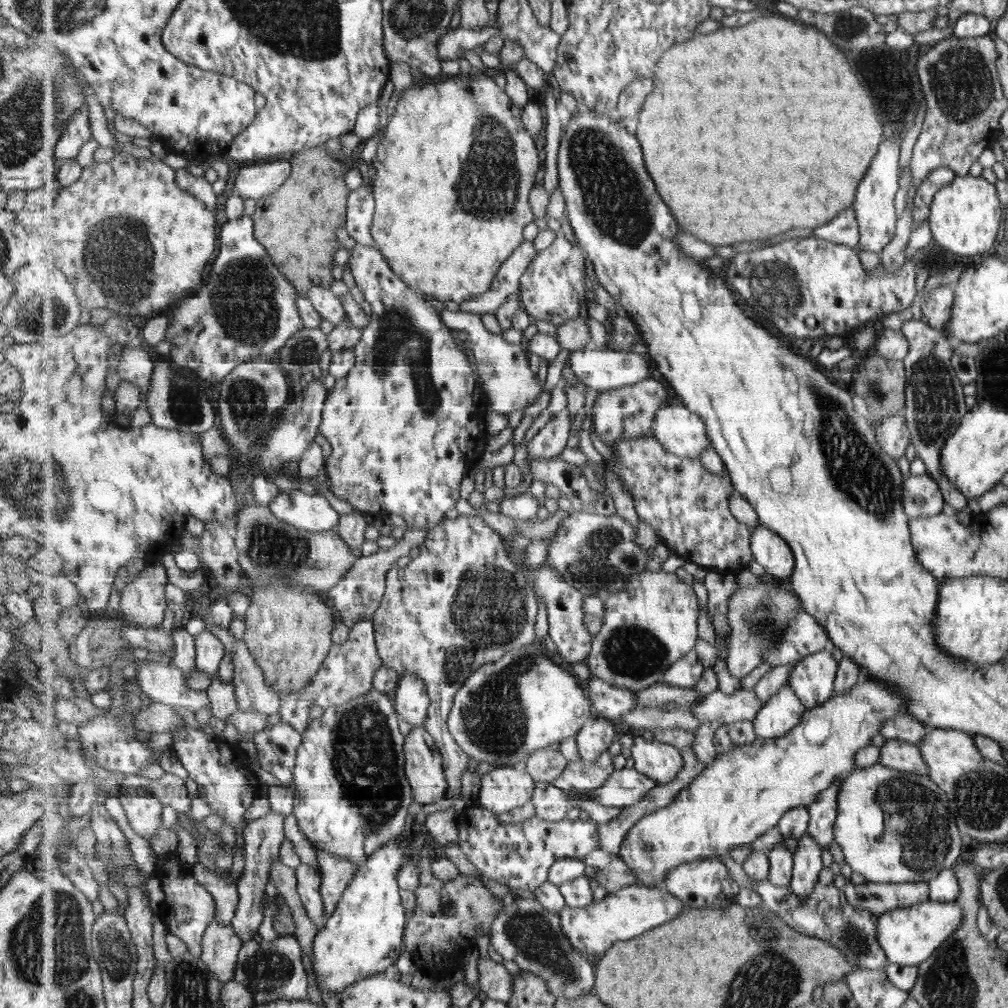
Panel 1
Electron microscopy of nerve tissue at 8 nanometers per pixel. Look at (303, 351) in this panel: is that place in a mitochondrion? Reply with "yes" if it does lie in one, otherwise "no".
yes

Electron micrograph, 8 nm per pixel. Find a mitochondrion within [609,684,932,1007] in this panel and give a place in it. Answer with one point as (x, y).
(851, 936)

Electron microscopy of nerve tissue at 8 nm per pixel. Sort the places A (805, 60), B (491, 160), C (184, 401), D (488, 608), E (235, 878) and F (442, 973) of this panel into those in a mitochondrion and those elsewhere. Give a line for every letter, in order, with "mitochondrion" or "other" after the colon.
A: other
B: mitochondrion
C: mitochondrion
D: mitochondrion
E: other
F: other

